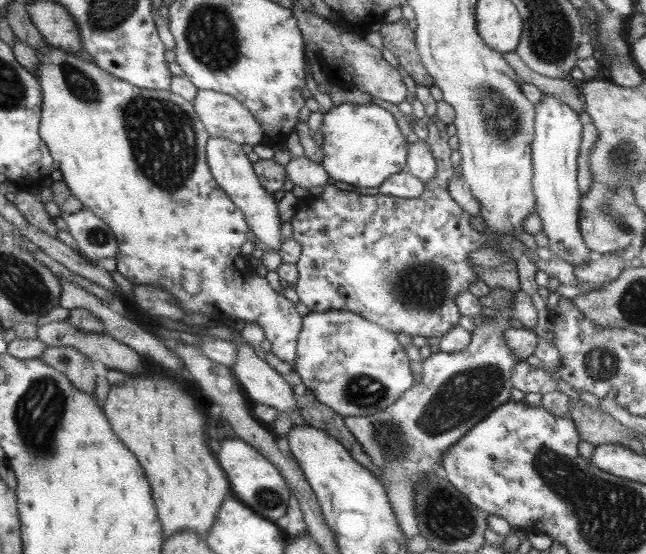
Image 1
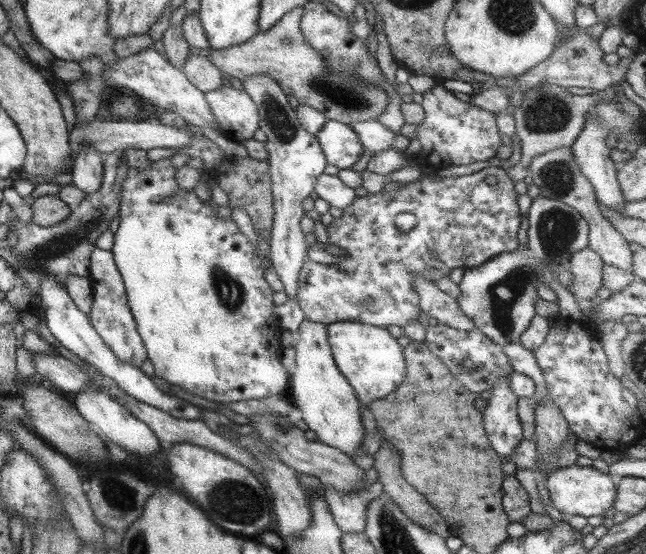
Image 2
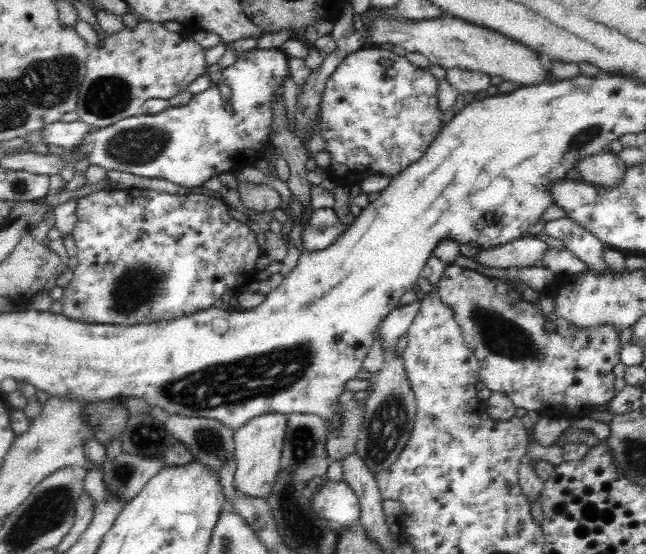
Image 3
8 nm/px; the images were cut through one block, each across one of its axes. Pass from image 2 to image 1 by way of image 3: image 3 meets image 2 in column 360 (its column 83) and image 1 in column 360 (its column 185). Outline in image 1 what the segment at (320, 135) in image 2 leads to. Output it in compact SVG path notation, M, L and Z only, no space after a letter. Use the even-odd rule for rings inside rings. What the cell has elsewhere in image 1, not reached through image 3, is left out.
M351 101L323 112L321 127L323 142L322 168L328 176L353 187L377 188L392 174L406 169L408 143L403 139L395 118L387 110L375 105L353 104Z

